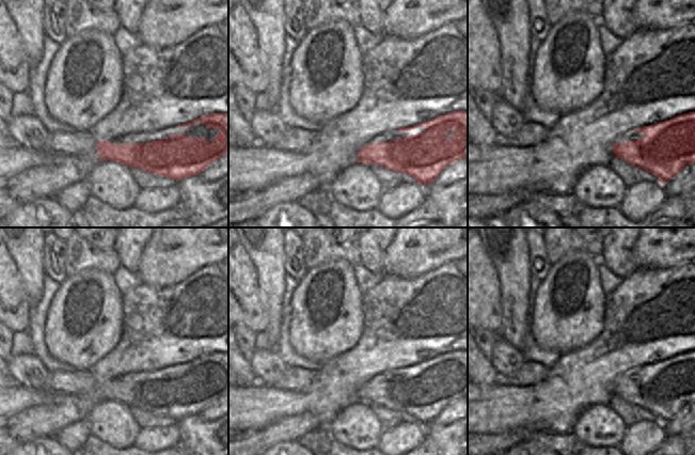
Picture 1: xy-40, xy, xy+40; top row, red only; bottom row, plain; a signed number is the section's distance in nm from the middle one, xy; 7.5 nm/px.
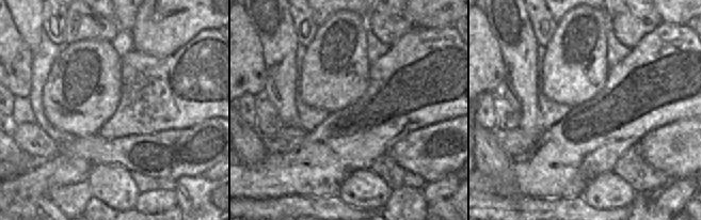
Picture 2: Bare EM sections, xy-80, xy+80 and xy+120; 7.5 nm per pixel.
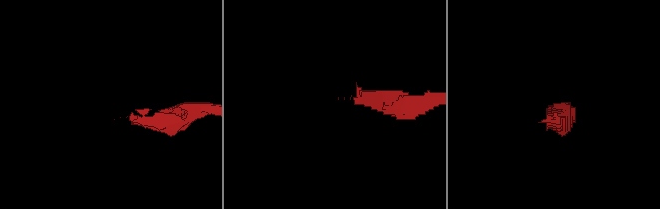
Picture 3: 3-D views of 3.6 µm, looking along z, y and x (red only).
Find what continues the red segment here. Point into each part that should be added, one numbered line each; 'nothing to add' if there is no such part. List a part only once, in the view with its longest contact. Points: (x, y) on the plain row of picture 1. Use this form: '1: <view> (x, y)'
1: xy-40 (84, 383).

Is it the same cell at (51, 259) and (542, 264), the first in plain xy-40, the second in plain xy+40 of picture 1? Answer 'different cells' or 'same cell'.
same cell

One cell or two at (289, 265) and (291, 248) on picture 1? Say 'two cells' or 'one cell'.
one cell

